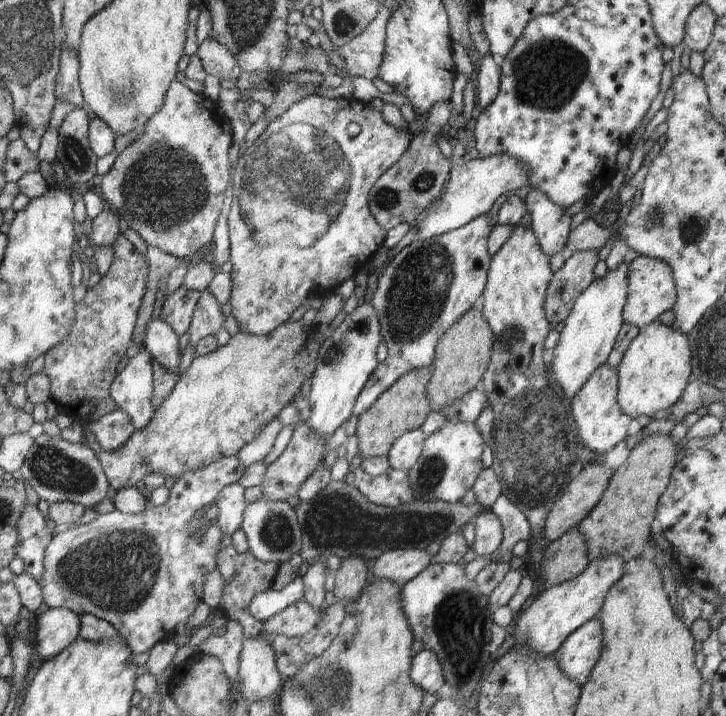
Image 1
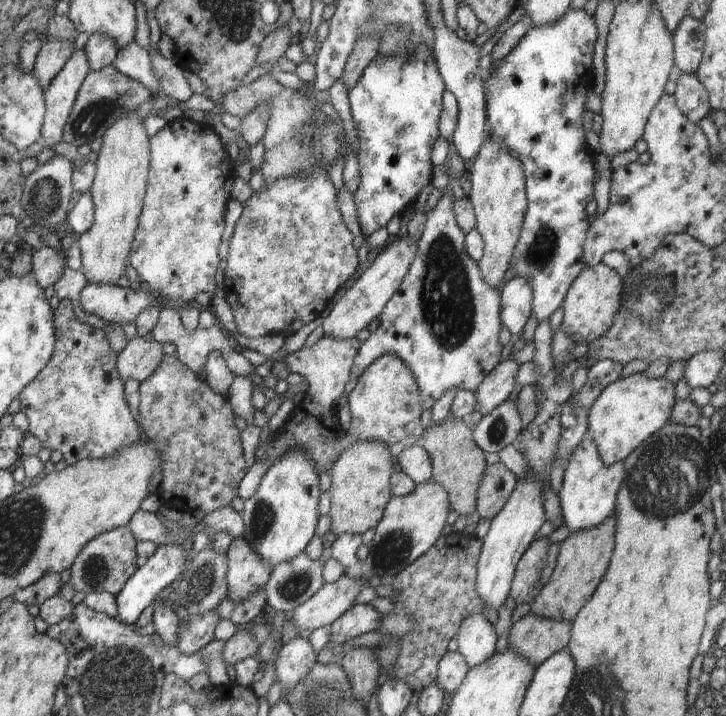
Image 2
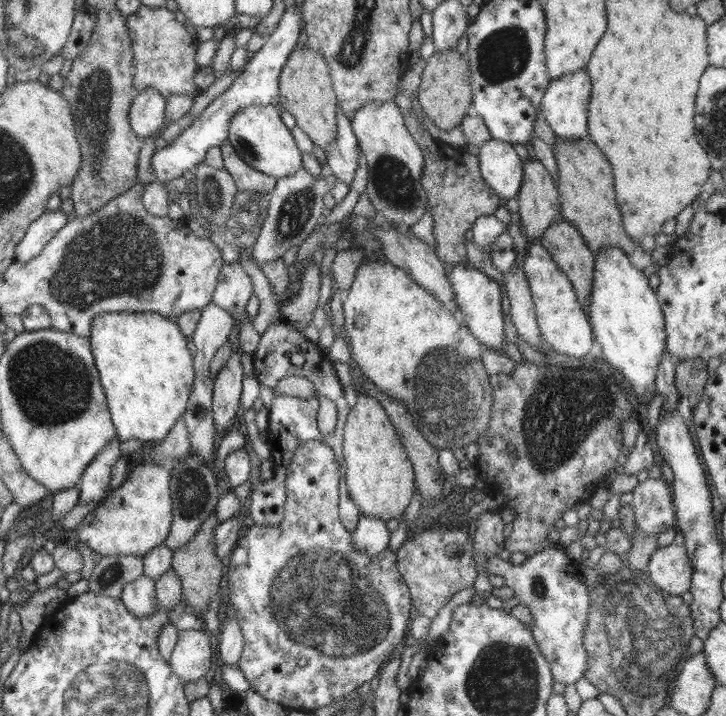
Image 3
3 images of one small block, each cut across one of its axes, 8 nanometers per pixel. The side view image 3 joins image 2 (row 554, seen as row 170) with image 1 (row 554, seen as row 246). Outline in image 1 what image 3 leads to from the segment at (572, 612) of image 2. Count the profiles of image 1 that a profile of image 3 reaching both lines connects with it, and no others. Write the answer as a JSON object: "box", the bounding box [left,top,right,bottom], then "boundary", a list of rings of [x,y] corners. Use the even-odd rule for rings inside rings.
{"box":[578,434,676,563],"boundary":[[[652,434],[642,439],[628,459],[613,472],[604,495],[582,520],[578,530],[586,542],[589,562],[608,556],[620,556],[624,563],[641,556],[644,544],[653,542],[651,525],[656,519],[660,496],[668,487],[676,461],[676,445],[666,434]]]}

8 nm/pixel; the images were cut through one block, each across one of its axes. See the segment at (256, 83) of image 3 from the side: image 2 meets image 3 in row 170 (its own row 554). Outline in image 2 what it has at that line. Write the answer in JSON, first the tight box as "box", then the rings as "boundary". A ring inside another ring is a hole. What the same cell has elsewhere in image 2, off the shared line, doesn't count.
{"box":[115,545,193,626],"boundary":[[[162,545],[150,558],[141,562],[136,573],[126,582],[122,591],[115,598],[118,610],[117,620],[123,624],[134,626],[140,614],[148,608],[167,586],[171,586],[176,578],[182,575],[192,564],[193,552],[186,552],[180,545]]]}

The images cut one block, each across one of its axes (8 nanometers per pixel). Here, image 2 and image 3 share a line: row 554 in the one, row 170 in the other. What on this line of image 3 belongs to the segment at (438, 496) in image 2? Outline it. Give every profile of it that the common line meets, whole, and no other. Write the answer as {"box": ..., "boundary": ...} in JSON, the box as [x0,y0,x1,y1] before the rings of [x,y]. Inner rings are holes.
{"box":[351,100,428,229],"boundary":[[[394,100],[376,101],[353,112],[351,127],[368,163],[365,193],[374,205],[378,218],[397,227],[410,229],[427,212],[428,195],[422,188],[423,150],[420,150],[406,128],[403,114]]]}

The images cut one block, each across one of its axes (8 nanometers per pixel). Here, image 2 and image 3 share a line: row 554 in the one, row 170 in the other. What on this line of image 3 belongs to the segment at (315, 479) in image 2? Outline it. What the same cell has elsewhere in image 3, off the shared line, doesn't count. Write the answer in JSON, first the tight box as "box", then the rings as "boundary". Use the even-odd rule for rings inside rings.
{"box":[227,105,302,179],"boundary":[[[250,105],[241,108],[229,124],[227,141],[254,170],[276,179],[292,176],[302,168],[302,152],[298,149],[291,130],[280,118],[281,109],[276,105]]]}

